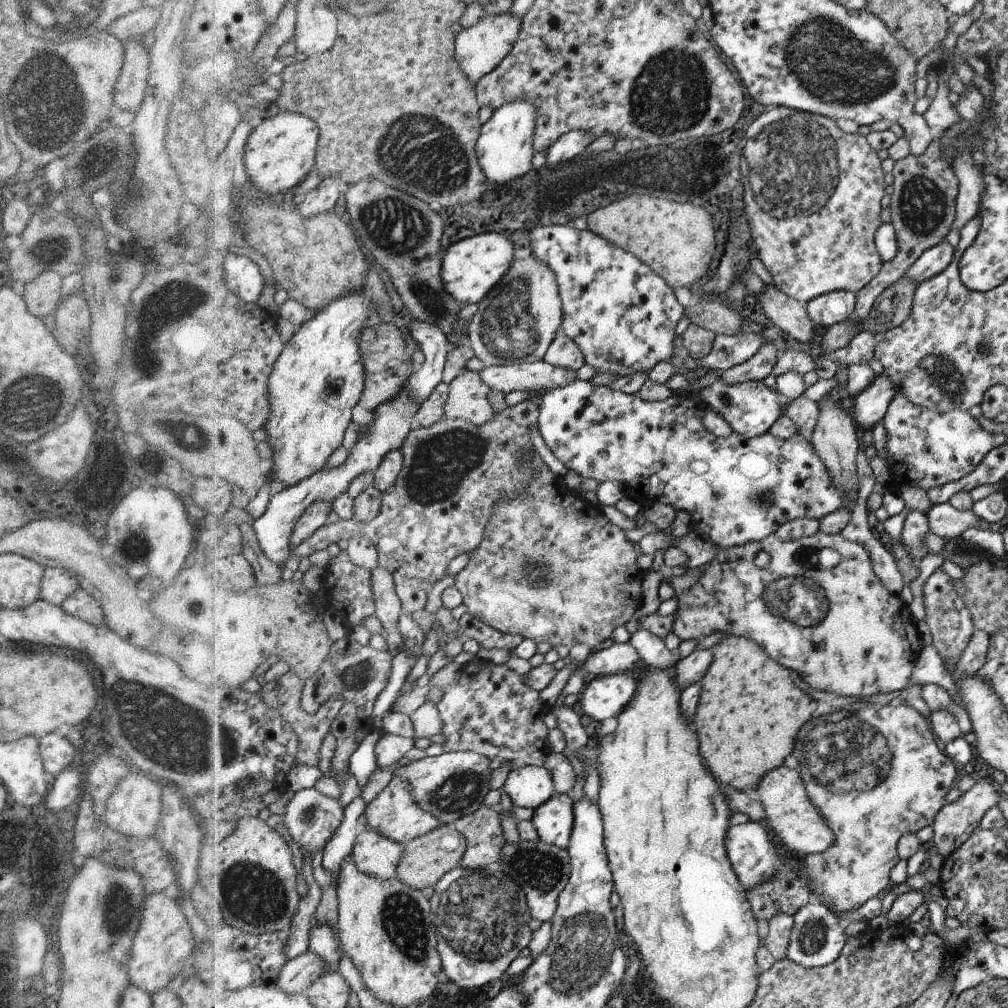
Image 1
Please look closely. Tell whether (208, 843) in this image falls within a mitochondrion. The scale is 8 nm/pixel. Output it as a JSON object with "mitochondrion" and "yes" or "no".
{"mitochondrion":"no"}

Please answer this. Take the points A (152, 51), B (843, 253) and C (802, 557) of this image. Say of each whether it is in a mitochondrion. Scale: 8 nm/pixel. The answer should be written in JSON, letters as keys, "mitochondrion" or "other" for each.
{"A":"other","B":"other","C":"mitochondrion"}

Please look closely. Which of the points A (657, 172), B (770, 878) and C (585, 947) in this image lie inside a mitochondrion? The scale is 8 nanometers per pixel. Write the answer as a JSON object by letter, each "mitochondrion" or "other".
{"A":"mitochondrion","B":"other","C":"mitochondrion"}

